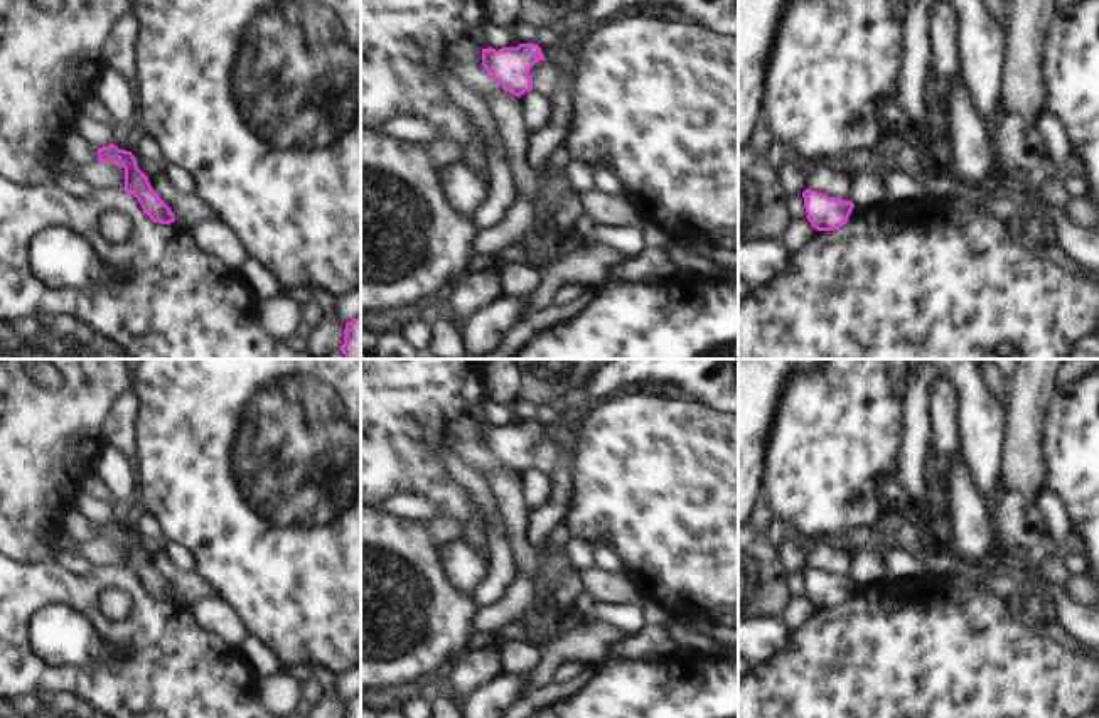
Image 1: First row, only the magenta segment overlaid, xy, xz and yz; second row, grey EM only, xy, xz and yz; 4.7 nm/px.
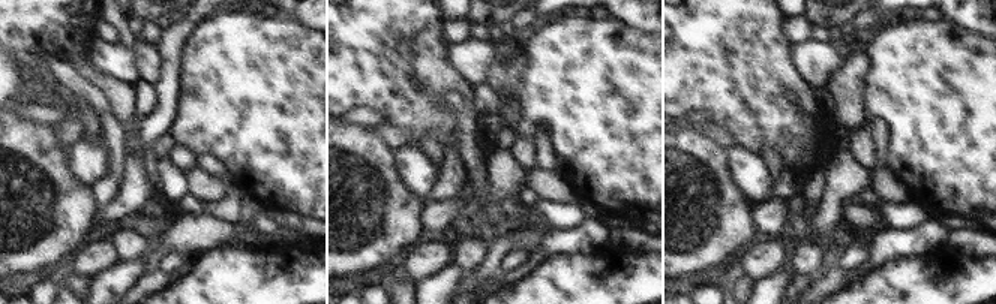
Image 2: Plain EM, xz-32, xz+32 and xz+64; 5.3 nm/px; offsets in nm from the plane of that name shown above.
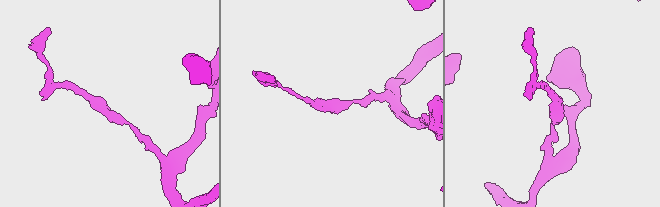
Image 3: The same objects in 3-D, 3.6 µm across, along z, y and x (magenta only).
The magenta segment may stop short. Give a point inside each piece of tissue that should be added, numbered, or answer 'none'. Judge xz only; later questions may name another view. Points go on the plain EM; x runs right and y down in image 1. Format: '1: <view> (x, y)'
none

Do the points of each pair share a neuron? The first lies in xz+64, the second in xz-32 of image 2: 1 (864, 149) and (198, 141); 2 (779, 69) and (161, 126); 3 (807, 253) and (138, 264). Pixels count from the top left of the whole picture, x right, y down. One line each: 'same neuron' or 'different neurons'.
1: different neurons
2: different neurons
3: different neurons

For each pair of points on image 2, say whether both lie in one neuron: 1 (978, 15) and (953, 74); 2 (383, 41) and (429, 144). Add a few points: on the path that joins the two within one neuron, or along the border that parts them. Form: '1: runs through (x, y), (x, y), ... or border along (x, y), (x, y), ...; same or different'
1: border along (942, 18), (980, 36); different
2: border along (417, 144), (420, 137), (428, 132), (441, 146); different

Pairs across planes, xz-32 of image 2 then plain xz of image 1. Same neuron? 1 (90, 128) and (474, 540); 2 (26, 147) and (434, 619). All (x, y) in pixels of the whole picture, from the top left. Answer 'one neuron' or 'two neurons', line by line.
1: one neuron
2: one neuron

